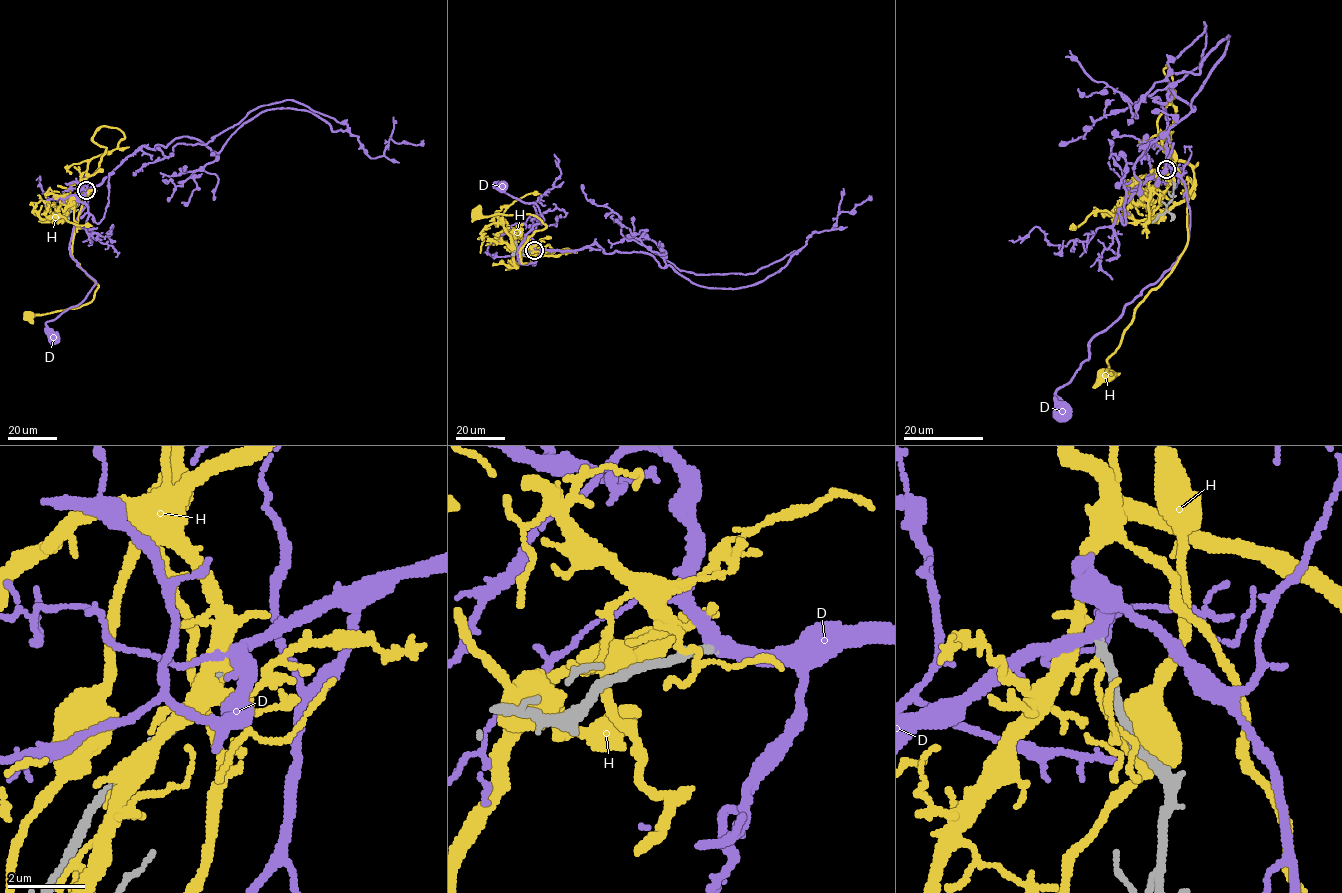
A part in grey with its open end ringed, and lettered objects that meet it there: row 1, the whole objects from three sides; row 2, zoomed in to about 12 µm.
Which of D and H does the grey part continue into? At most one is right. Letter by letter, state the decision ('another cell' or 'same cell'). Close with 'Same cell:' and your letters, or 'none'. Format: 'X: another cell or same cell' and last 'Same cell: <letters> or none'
D: same cell
H: another cell
Same cell: D

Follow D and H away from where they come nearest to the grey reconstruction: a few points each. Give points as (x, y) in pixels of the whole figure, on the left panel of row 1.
D: (86, 190), (92, 189), (73, 228), (70, 255), (95, 284), (78, 304), (46, 323), (54, 337)
H: (84, 192), (80, 184), (83, 201), (71, 253), (81, 268), (98, 285), (94, 298), (79, 307), (28, 315)

